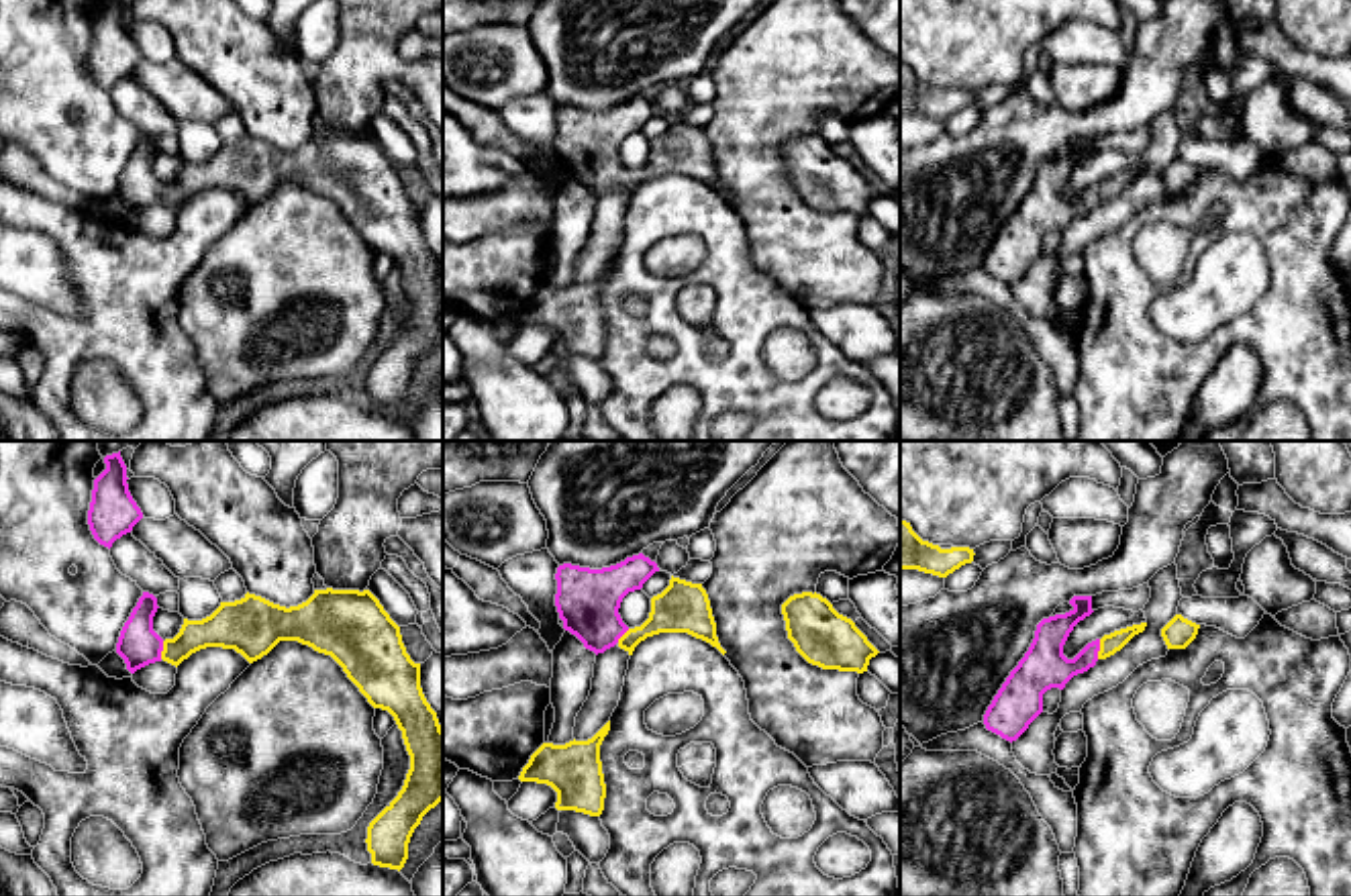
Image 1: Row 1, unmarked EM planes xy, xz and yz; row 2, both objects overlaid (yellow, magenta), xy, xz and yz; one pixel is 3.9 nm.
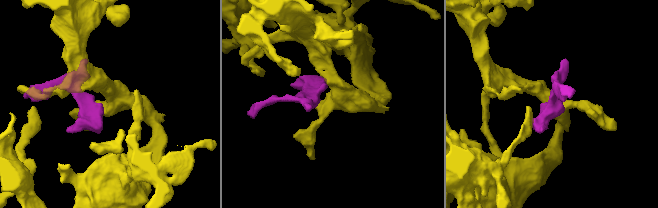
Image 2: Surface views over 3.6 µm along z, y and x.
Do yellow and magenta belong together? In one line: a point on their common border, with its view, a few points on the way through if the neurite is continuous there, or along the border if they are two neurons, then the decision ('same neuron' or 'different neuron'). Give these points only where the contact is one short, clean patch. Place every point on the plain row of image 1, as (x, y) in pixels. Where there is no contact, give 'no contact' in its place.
yz (1101, 192) | across yz (1115, 184), (1101, 192), (1076, 209), (1043, 209) | same neuron

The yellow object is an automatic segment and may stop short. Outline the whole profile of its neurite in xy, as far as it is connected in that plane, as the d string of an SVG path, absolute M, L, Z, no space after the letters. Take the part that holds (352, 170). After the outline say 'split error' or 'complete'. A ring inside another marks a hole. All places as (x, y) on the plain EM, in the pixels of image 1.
M327 131L314 133L306 145L286 151L247 135L241 143L220 145L202 163L184 161L180 176L165 184L153 173L157 151L157 141L143 135L120 173L116 196L131 216L161 202L178 210L192 196L206 190L235 192L253 206L280 184L298 184L331 198L373 251L388 253L394 259L410 298L410 312L398 339L369 365L365 386L373 408L400 414L408 402L408 386L414 371L443 343L443 271L422 237L420 206L414 206L406 196L400 169L380 143L369 133Z; split error

